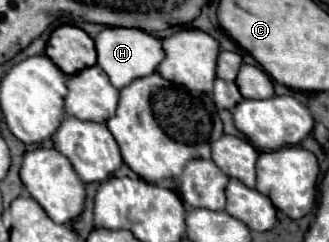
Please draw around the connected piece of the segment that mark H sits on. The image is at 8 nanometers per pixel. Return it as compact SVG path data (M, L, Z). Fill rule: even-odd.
M105 27L95 37L97 47L97 65L107 73L111 85L117 89L123 89L133 79L147 77L157 71L157 65L163 61L165 53L161 47L161 41L141 29L123 29L123 27Z

